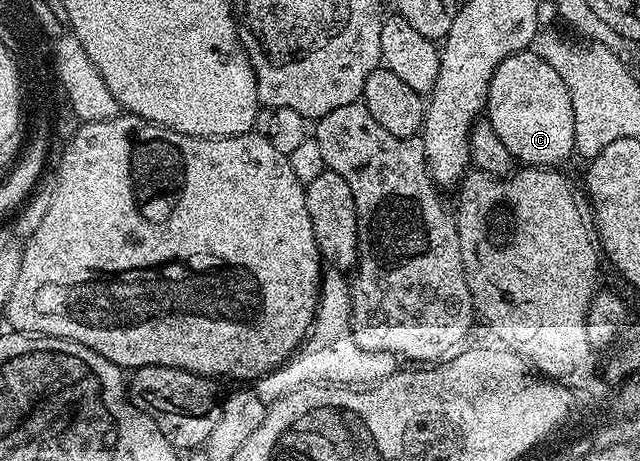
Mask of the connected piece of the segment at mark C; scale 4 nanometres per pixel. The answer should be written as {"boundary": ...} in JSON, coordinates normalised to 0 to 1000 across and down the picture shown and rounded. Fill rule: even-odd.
{"boundary":[[[834,111],[795,119],[773,150],[764,189],[759,260],[783,293],[806,351],[823,362],[859,367],[878,360],[886,338],[900,330],[897,249],[888,191],[864,145]]]}

